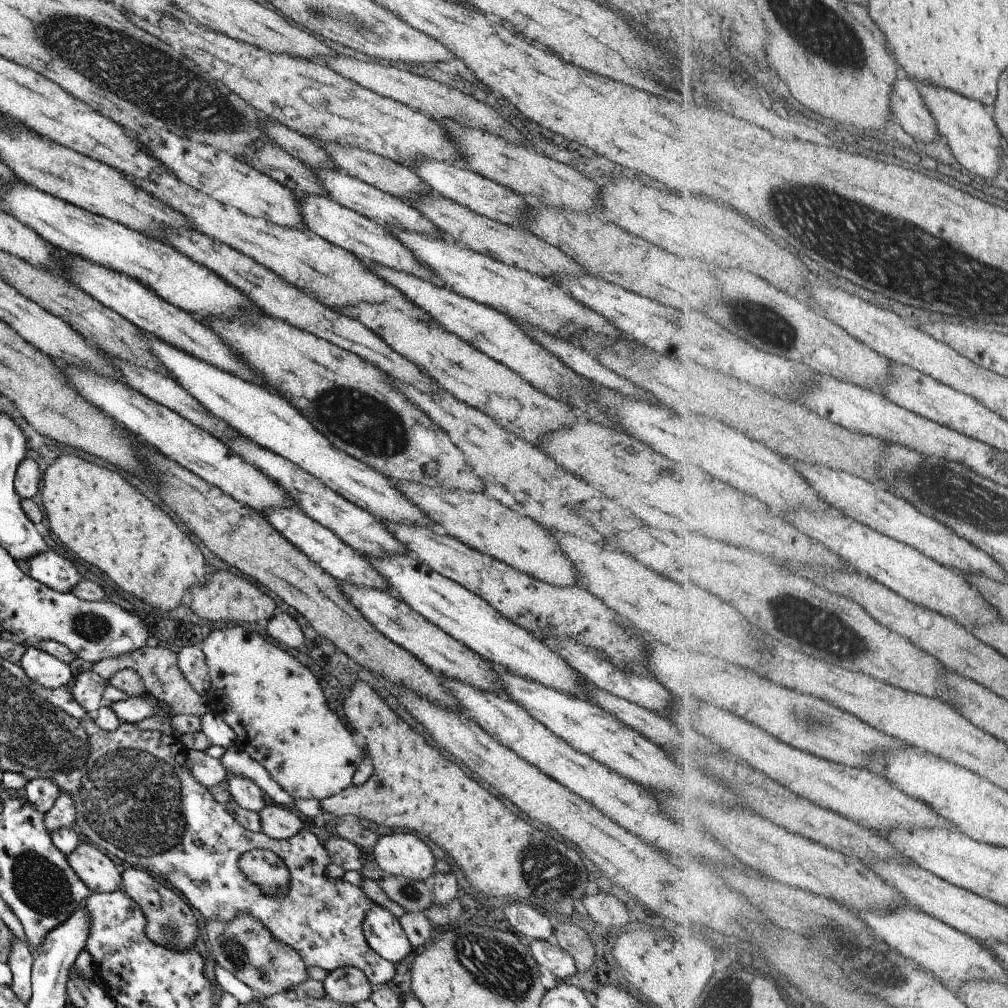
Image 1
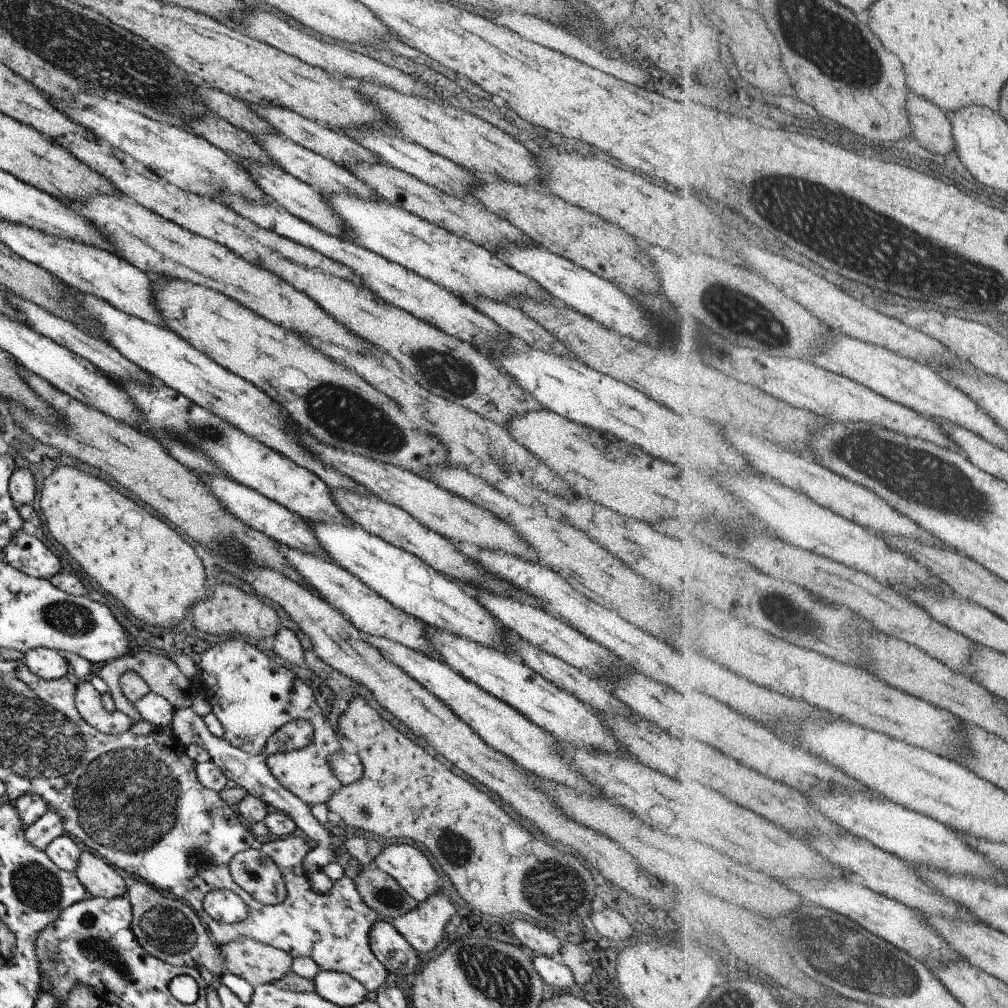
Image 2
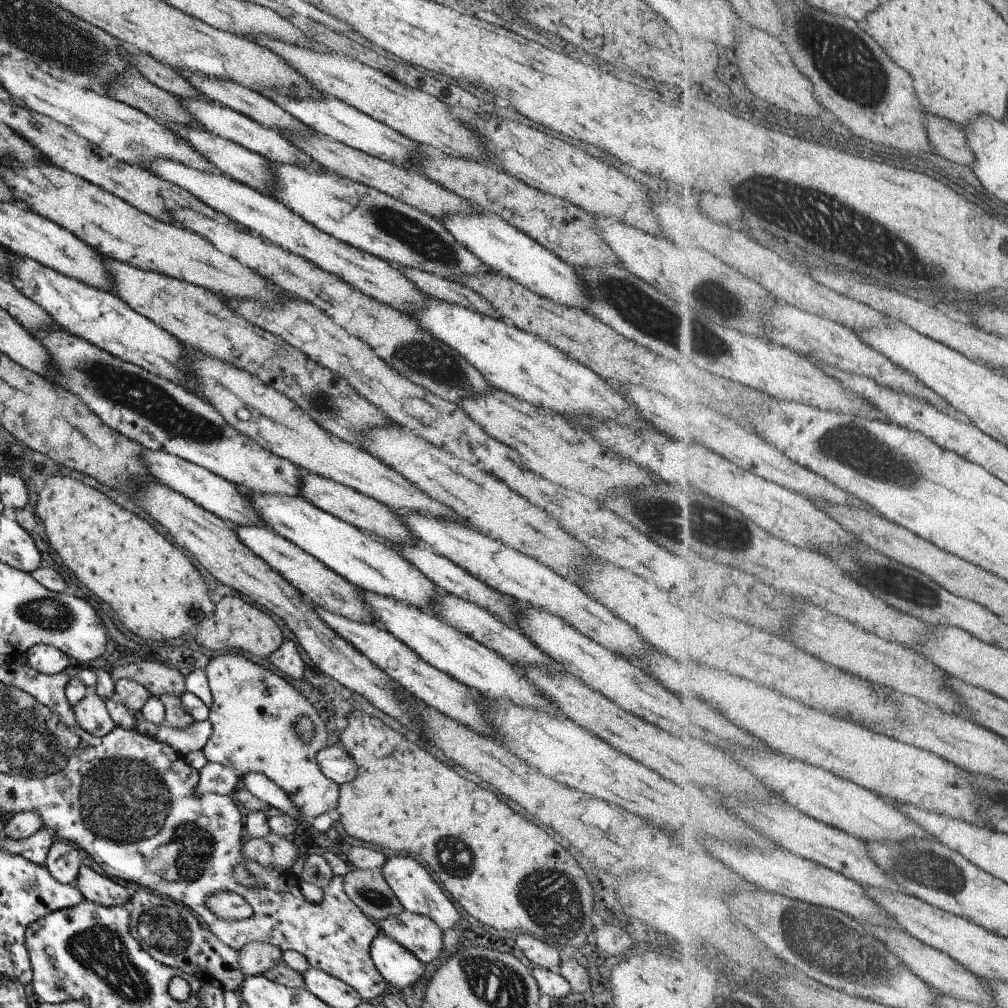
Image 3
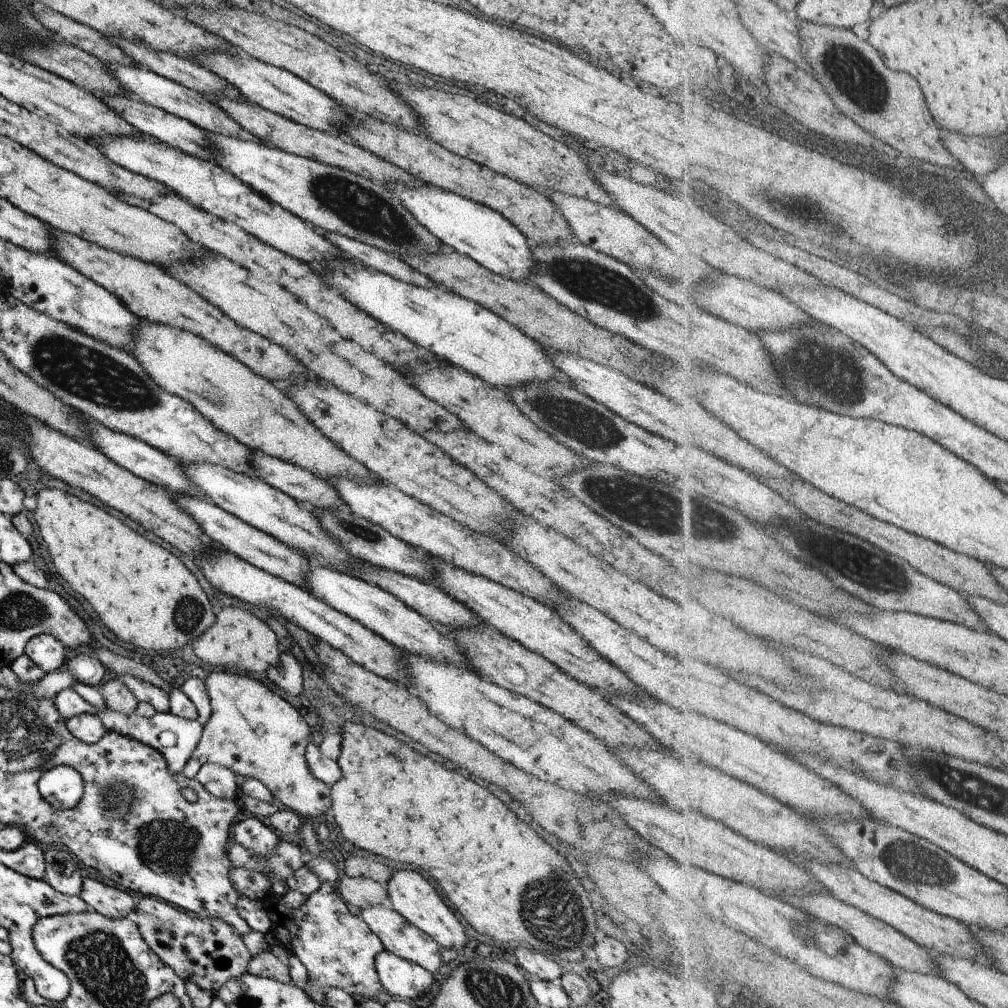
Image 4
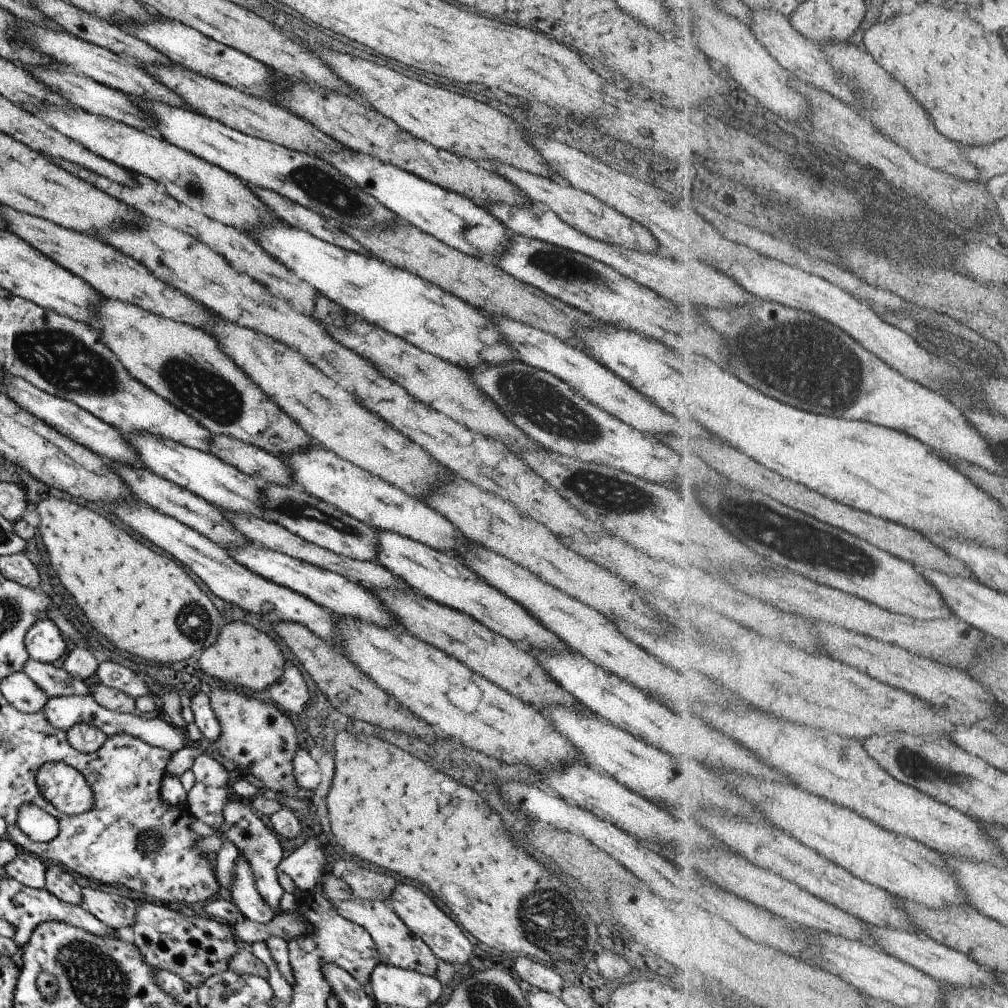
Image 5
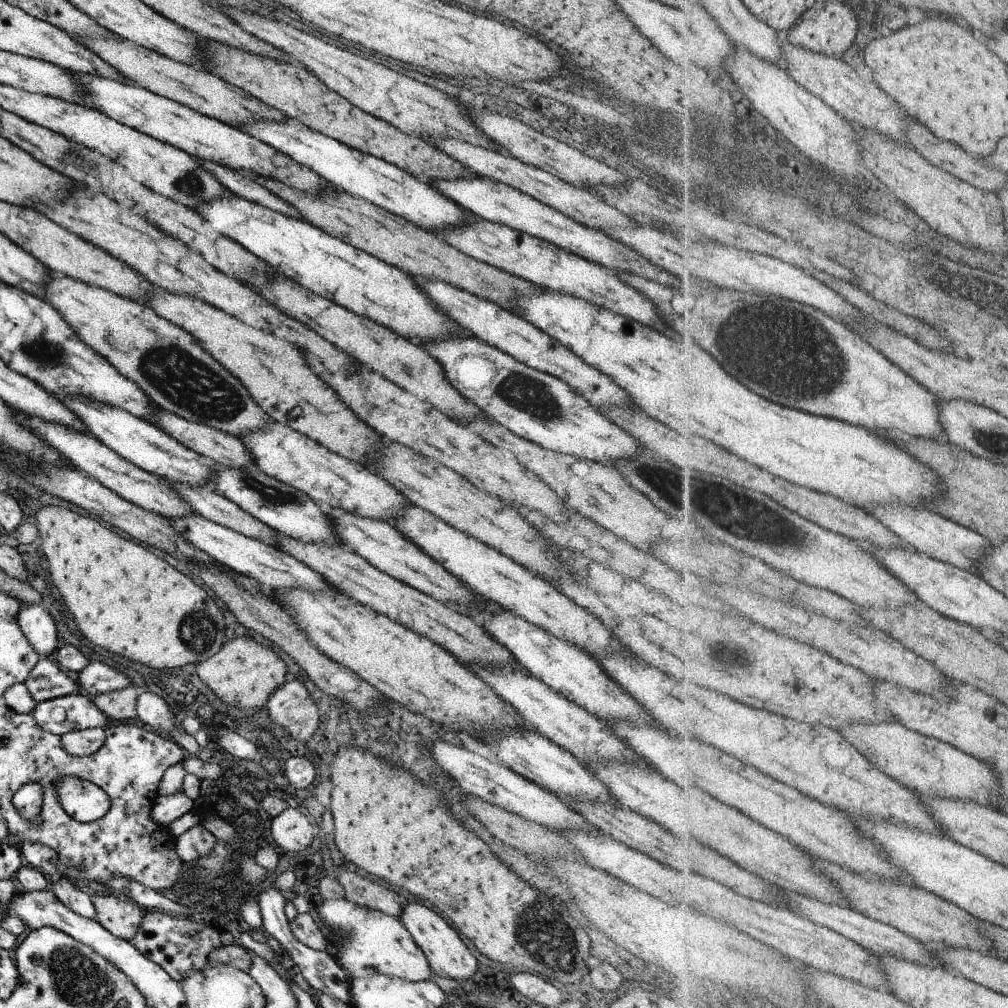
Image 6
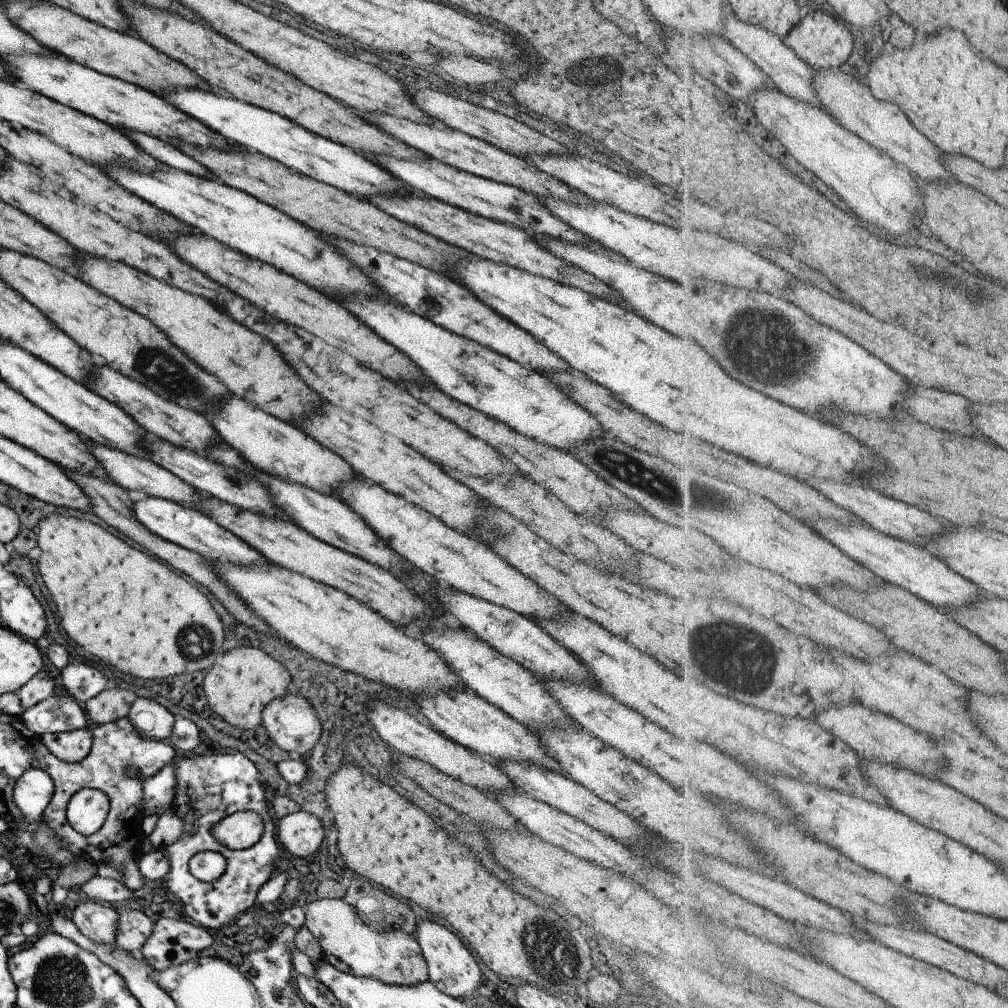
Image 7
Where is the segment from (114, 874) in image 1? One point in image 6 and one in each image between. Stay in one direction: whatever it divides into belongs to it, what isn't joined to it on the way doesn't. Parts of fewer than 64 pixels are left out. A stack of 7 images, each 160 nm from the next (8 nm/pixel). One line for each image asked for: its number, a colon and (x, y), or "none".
2: (96, 877)
3: (94, 888)
4: (109, 902)
5: (114, 911)
6: (121, 918)

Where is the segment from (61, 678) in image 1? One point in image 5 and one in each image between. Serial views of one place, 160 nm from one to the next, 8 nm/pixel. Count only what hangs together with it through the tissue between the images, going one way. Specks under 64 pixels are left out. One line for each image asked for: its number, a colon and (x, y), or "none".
2: (48, 664)
3: (41, 658)
4: (45, 651)
5: (43, 642)

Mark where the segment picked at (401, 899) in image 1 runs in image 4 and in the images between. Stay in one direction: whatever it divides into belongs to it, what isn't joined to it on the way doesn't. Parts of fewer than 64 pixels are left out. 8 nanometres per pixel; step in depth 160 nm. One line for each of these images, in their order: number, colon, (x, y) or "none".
2: (379, 892)
3: (366, 889)
4: (356, 892)

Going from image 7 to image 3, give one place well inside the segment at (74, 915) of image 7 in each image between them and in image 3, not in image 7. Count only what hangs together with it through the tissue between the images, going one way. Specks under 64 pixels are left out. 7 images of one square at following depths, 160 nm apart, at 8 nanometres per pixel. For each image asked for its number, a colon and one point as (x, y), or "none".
3: (62, 861)
4: (61, 871)
5: (57, 881)
6: (72, 898)

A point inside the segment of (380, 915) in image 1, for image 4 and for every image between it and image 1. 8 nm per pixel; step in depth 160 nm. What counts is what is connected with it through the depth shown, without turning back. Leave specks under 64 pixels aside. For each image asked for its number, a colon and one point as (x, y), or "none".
2: (394, 954)
3: (398, 967)
4: (400, 979)

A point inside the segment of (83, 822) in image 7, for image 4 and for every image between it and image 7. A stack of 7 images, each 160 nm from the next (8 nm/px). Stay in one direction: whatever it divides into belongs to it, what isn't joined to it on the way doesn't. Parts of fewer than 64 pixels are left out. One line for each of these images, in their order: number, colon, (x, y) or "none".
4: (61, 787)
5: (64, 788)
6: (83, 801)

